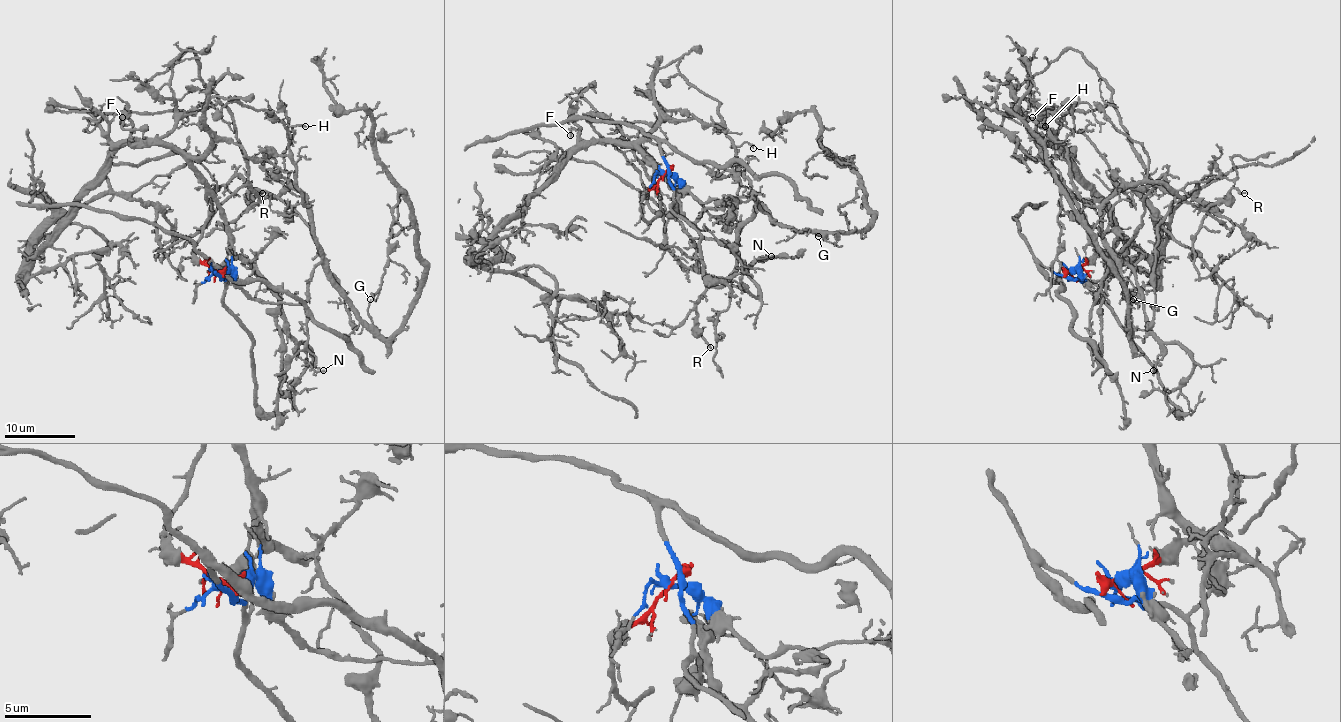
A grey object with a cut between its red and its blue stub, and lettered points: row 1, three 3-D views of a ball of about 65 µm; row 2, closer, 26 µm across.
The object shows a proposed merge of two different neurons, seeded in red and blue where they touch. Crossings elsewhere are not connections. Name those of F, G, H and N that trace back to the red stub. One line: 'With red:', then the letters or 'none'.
With red: F, N

